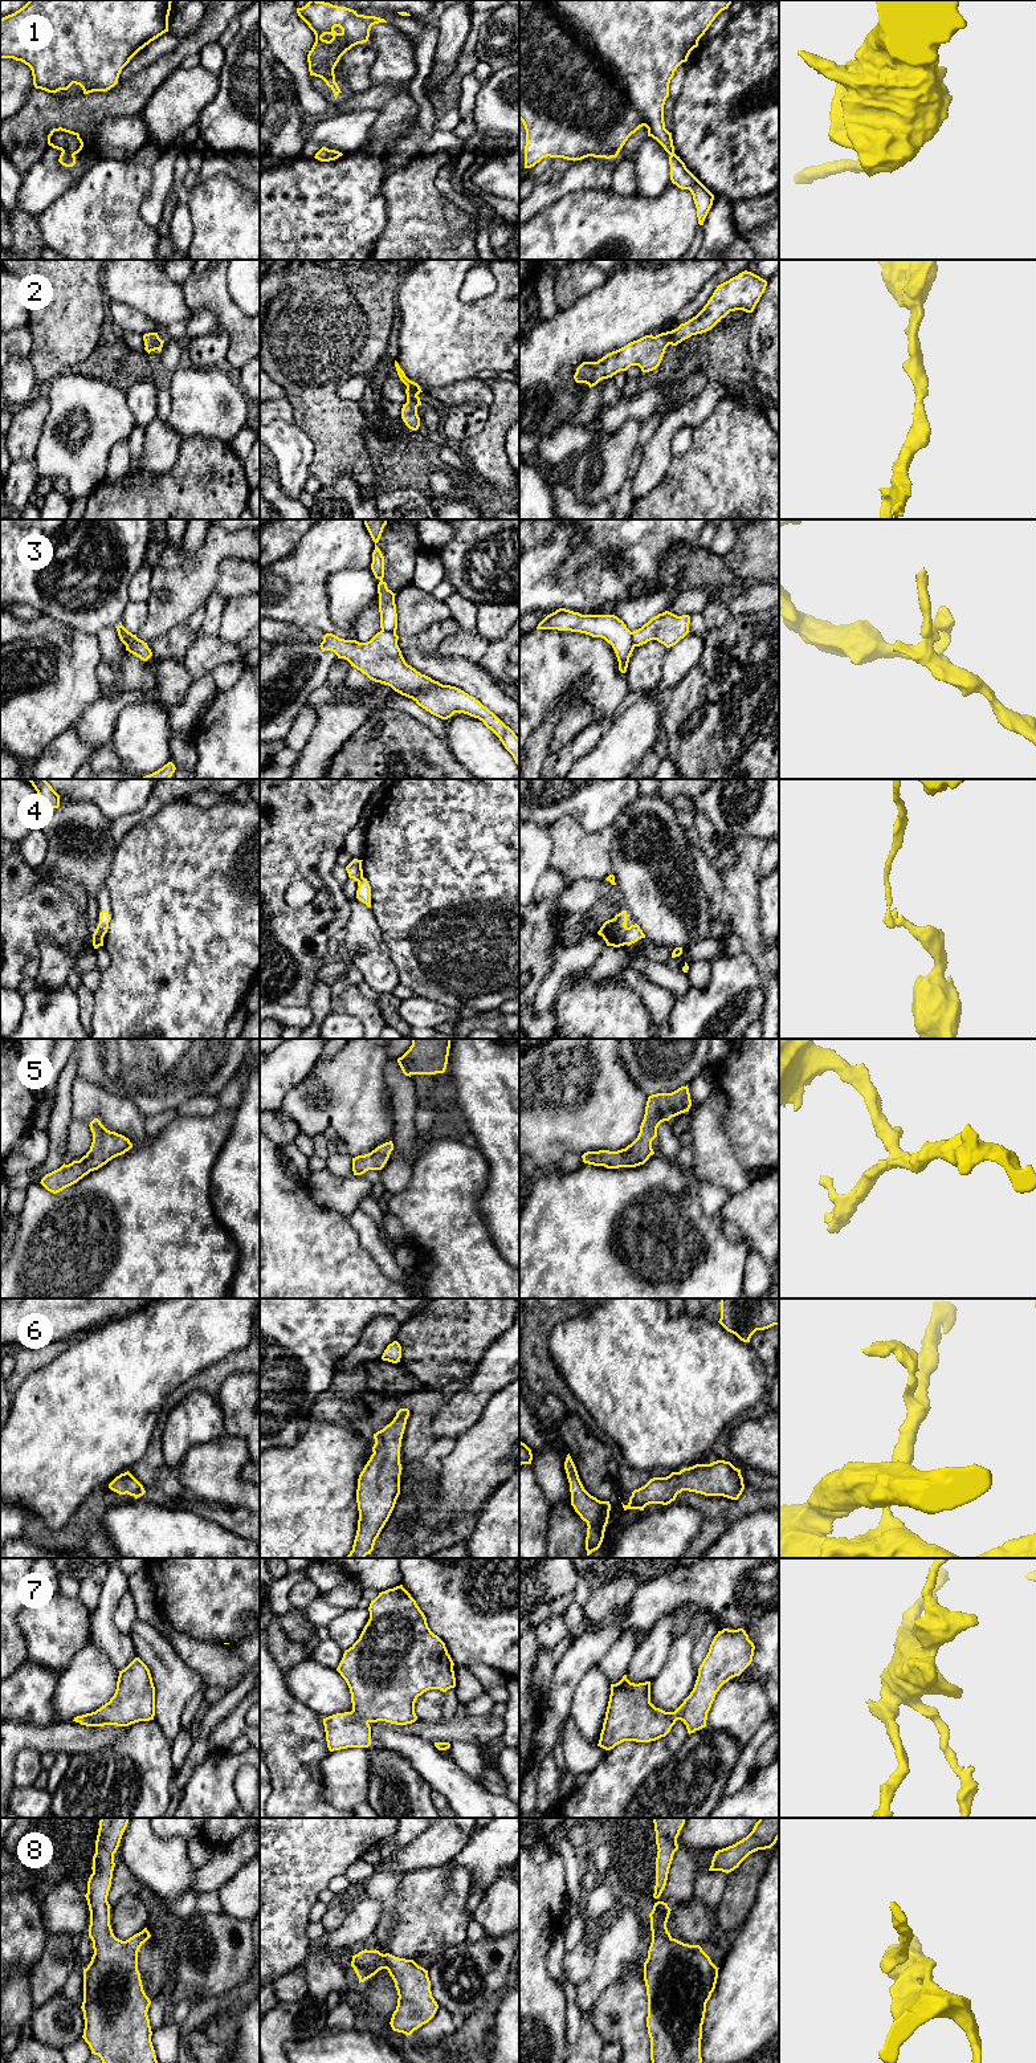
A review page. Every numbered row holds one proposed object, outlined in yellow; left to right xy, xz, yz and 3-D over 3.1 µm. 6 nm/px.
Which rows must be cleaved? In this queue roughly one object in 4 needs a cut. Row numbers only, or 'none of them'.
3, 4

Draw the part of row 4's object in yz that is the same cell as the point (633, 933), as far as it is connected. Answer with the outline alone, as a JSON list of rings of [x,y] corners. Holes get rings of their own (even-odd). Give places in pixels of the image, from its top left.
[[[623,910],[621,913],[615,916],[615,921],[619,925],[619,929],[621,931],[623,939],[625,945],[632,945],[637,942],[641,938],[645,938],[645,934],[640,929],[637,924],[631,925],[629,927],[625,925],[627,924],[627,910]]]

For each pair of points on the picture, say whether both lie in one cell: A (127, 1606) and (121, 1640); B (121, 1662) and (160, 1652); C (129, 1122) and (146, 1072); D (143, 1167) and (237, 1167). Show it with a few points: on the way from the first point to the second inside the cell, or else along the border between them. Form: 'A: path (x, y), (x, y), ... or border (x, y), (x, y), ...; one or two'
A: border (119, 1601), (114, 1611), (114, 1623), (127, 1633); two
B: border (127, 1633), (138, 1656); two
C: border (106, 1091), (130, 1099), (145, 1118); two
D: border (227, 1140), (211, 1171), (208, 1198); two

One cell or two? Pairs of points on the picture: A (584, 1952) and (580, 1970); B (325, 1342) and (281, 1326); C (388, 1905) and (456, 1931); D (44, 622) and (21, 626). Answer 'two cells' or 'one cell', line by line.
A: one cell
B: one cell
C: two cells
D: one cell

